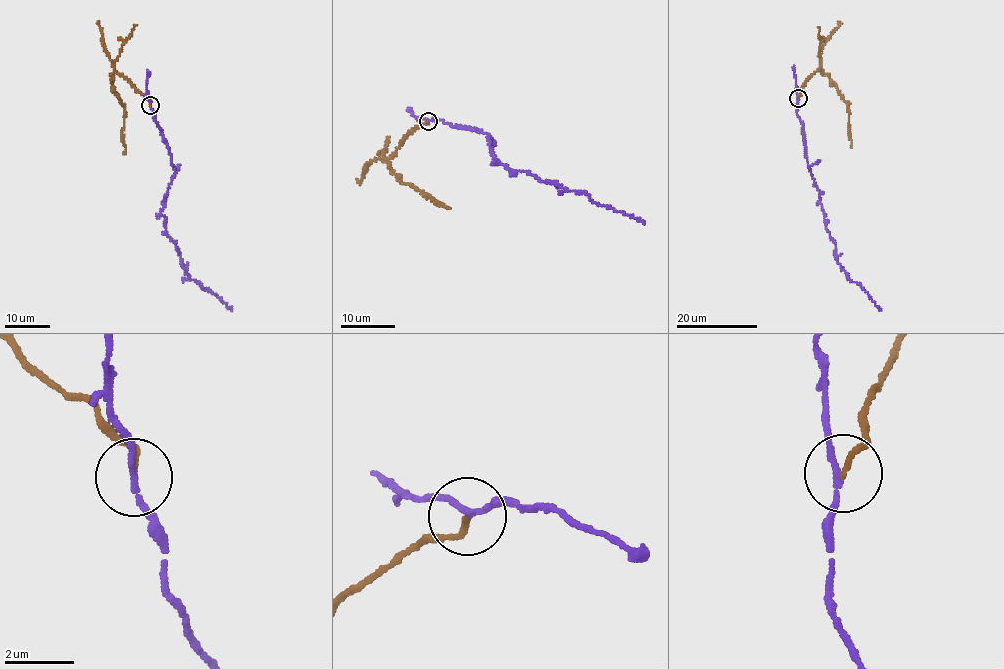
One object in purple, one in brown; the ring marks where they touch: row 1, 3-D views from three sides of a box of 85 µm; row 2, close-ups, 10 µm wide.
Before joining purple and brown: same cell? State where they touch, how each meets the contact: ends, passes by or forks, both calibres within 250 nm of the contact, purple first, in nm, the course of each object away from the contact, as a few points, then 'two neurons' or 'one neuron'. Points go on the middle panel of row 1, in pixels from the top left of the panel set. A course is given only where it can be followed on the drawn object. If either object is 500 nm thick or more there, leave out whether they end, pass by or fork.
at (428, 121); purple passes by; brown ends there; 150 nm thick on the purple side, 170 nm on the other; purple runs (428, 120), (488, 133), (496, 163), (585, 194), (644, 223); brown runs (428, 121), (405, 136), (388, 161), (389, 167), (400, 181), (410, 183), (448, 209); two neurons

